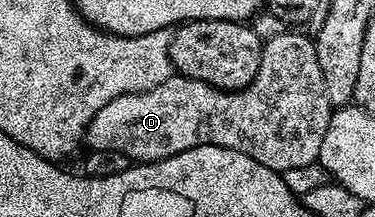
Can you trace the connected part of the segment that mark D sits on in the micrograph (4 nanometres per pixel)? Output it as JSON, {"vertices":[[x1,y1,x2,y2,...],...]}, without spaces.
{"vertices":[[287,30,264,41,259,74,255,74,253,81,241,91,222,92,209,84,174,74,167,82,151,90,127,94,107,102,107,106,103,106,103,110,91,118,84,143,89,144,92,150,115,150,133,162,171,158,175,154,183,154,183,150,210,144,239,150,247,154,247,158,255,158,255,162,263,162,263,166,283,173,318,163,319,146,323,146,323,134,327,134,334,111,327,98,327,86,323,86,323,70,319,70,316,43,304,31]]}

